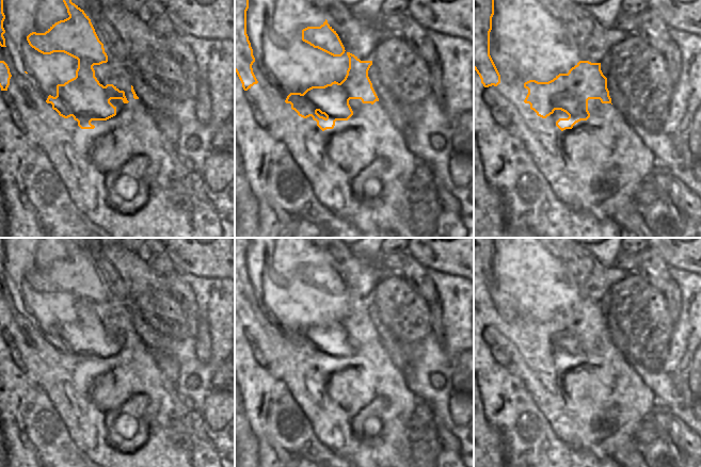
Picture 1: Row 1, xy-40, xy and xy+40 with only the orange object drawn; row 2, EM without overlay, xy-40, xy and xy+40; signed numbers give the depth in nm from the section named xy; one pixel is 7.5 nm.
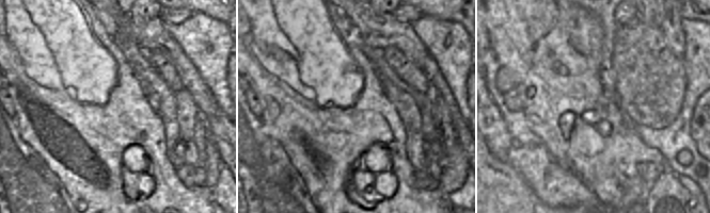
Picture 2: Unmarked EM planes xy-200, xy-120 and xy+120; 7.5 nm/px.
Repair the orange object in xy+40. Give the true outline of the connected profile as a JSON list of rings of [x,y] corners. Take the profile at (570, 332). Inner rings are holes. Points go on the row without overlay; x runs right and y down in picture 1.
[[[474,238],[474,308],[484,326],[492,325],[496,328],[496,344],[503,348],[509,360],[507,369],[524,382],[537,407],[560,440],[574,449],[585,449],[598,457],[614,457],[619,449],[641,450],[641,447],[635,441],[635,433],[642,419],[656,405],[656,399],[633,366],[612,344],[607,327],[607,317],[601,309],[601,302],[580,300],[575,288],[575,279],[564,263],[557,259],[537,238]]]

